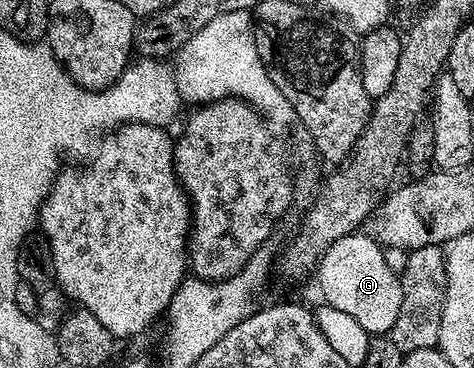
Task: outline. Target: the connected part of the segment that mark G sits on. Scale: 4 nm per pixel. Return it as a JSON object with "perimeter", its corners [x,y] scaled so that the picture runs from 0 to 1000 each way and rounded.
{"perimeter":[[[755,625],[698,658],[690,690],[669,720],[665,761],[677,769],[684,823],[741,853],[766,897],[783,908],[816,908],[842,864],[848,821],[846,755],[840,731],[821,720],[814,677],[785,641]]]}

